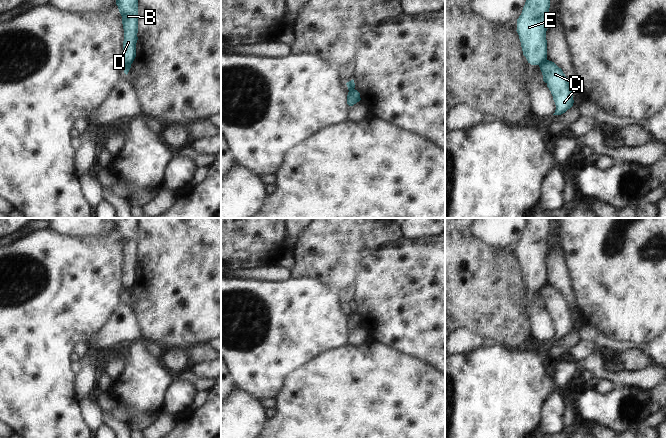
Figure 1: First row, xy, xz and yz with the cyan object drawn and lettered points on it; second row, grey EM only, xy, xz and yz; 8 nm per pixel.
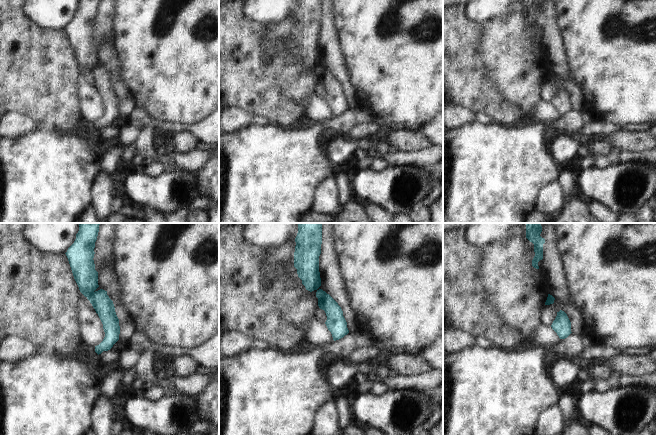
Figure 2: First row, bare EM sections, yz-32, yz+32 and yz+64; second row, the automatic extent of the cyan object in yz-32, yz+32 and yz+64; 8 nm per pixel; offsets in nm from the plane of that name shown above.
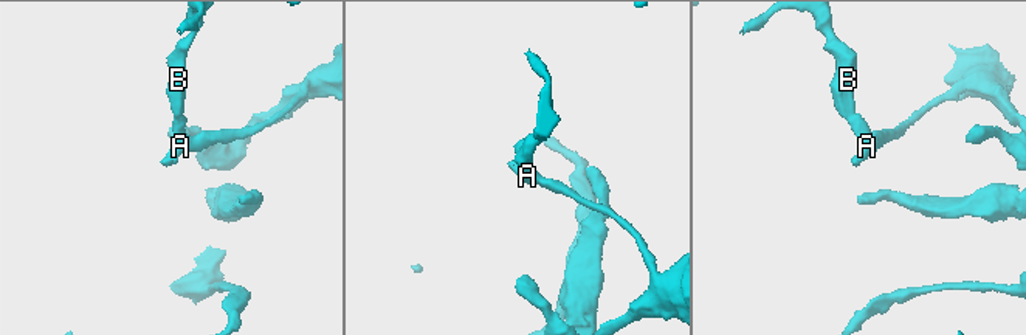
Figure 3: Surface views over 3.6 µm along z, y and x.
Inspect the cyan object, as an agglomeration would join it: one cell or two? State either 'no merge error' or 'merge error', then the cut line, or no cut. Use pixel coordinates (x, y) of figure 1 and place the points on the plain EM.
merge error | yz (546, 283), (539, 289)

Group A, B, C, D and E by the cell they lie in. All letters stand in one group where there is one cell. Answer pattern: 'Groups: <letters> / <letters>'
Groups: A C / B D E

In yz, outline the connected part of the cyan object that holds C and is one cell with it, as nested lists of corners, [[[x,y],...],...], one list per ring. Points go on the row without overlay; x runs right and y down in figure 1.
[[[545,284],[539,289],[543,299],[543,305],[551,315],[556,334],[553,339],[561,339],[573,330],[573,318],[569,305],[562,293],[554,286]]]

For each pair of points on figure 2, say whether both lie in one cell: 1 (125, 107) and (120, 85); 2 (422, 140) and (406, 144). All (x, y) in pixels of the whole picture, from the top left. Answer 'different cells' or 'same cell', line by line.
1: same cell
2: same cell

